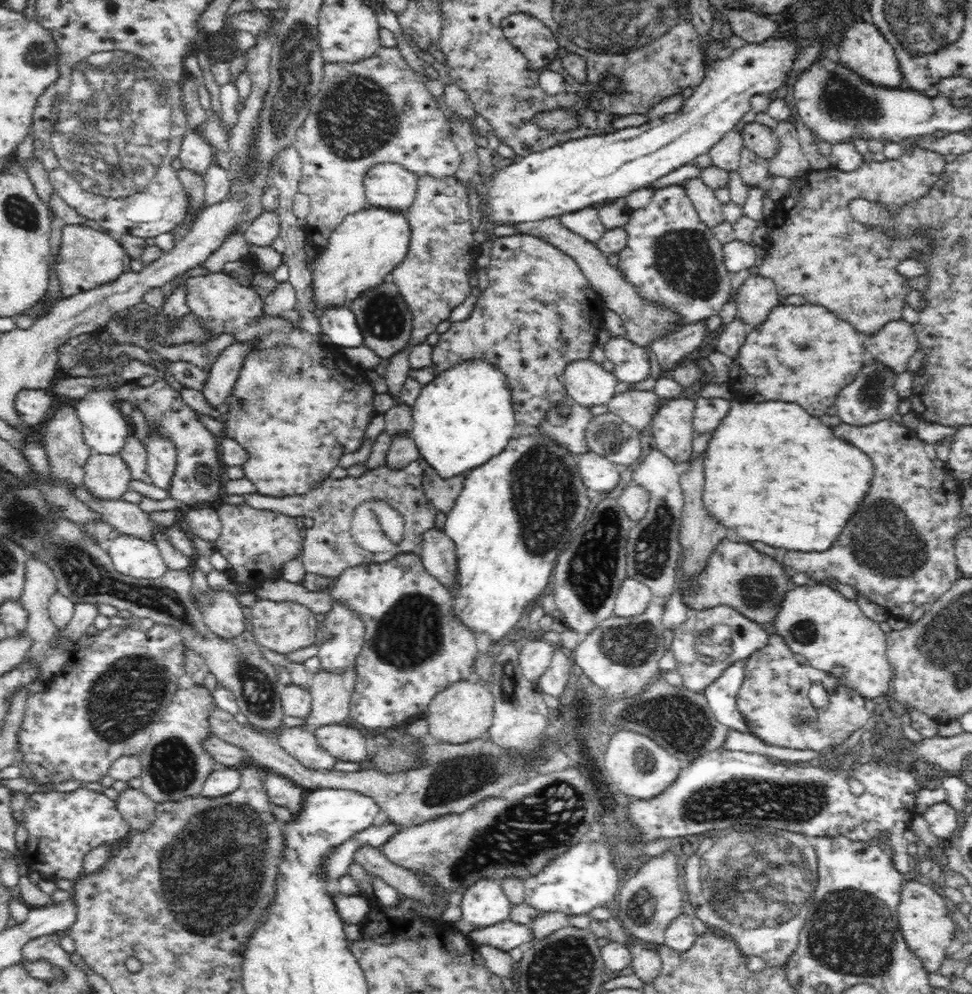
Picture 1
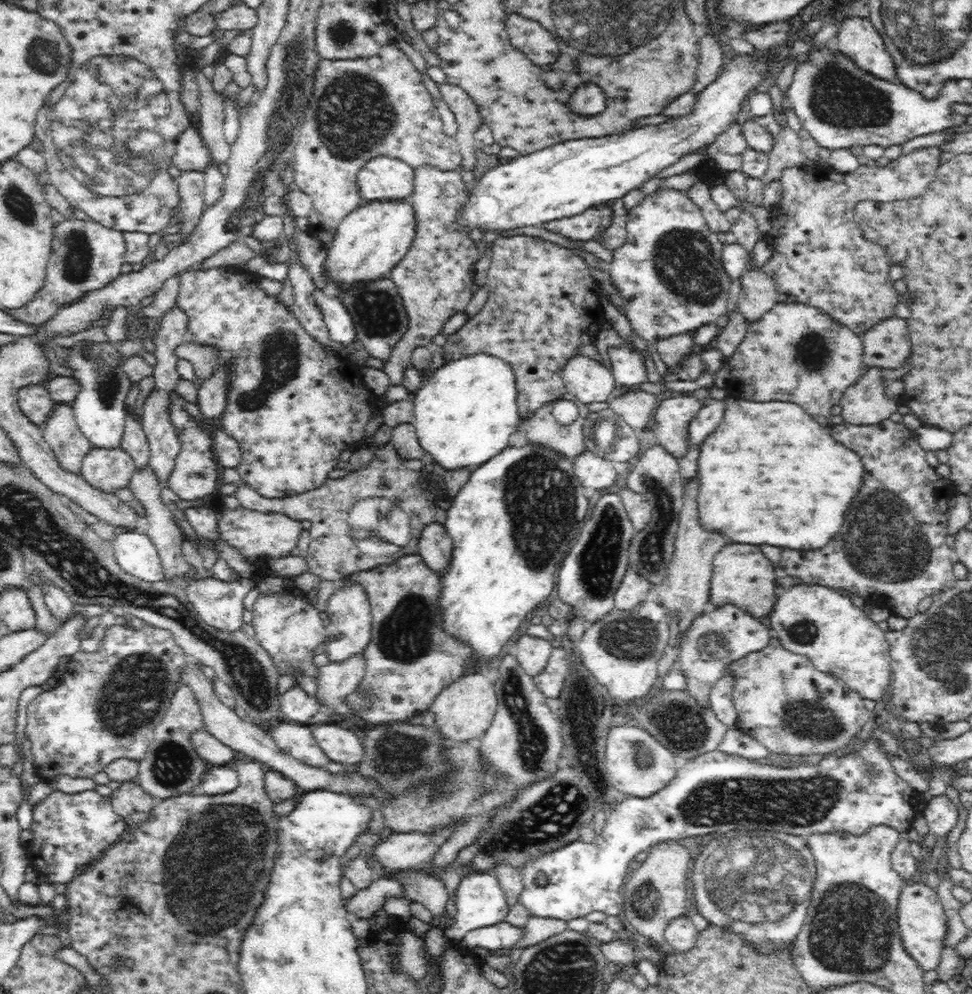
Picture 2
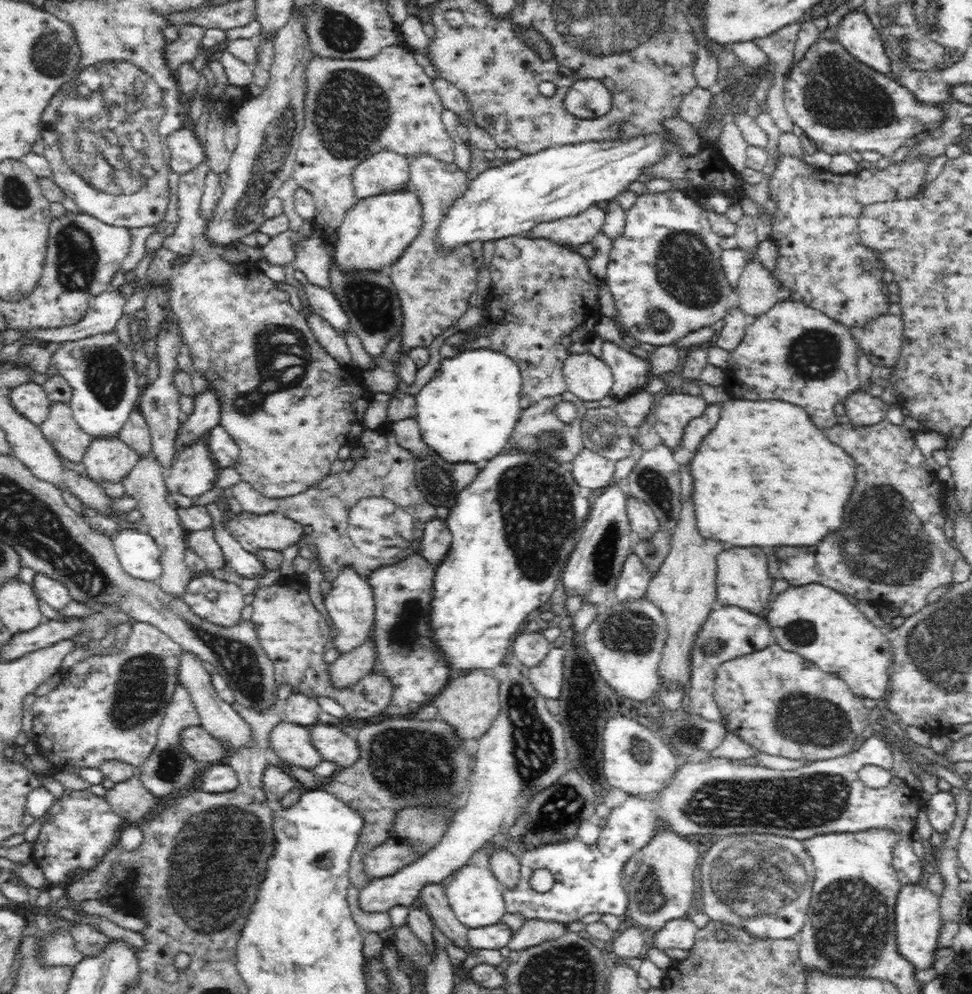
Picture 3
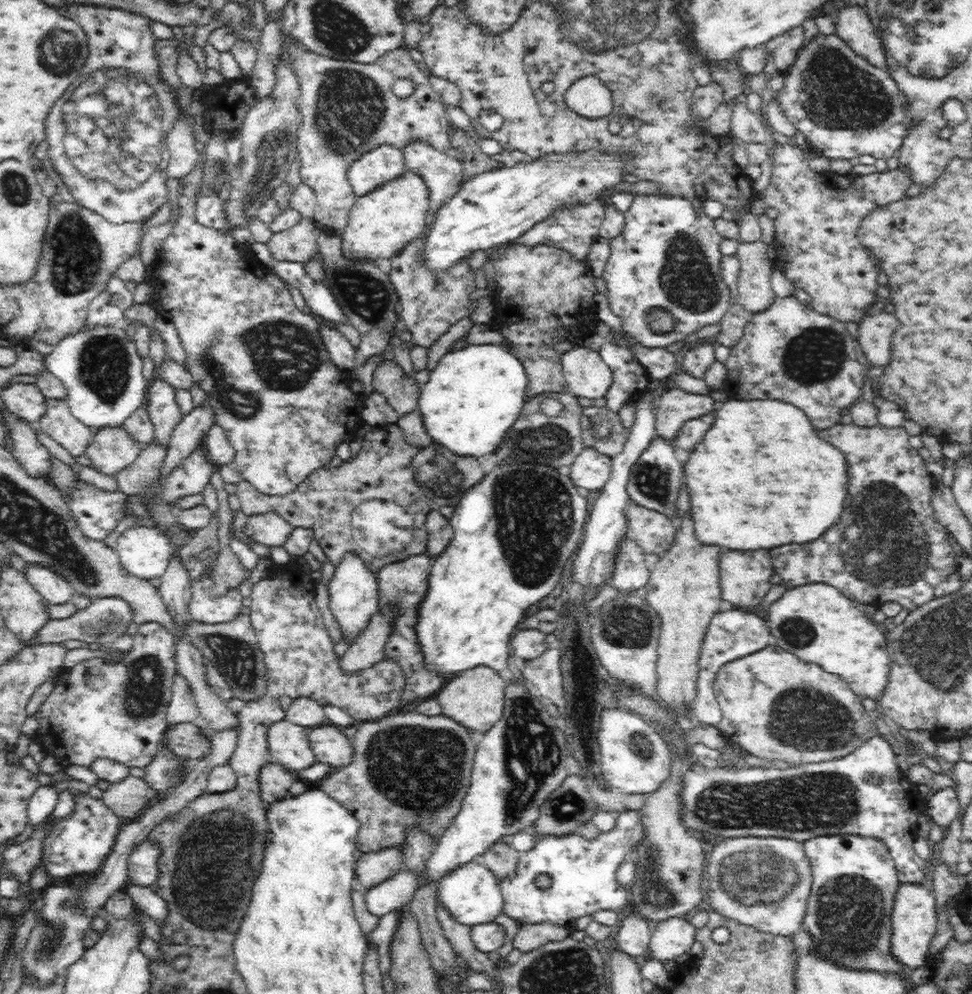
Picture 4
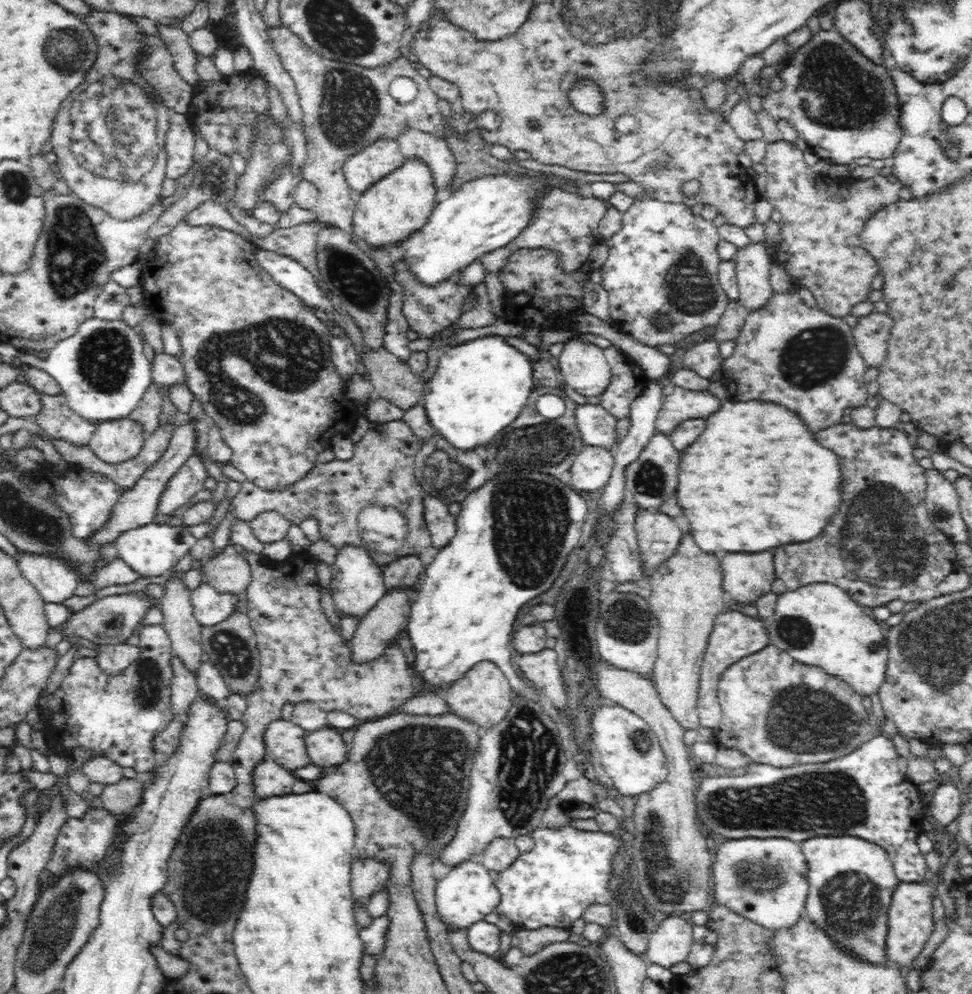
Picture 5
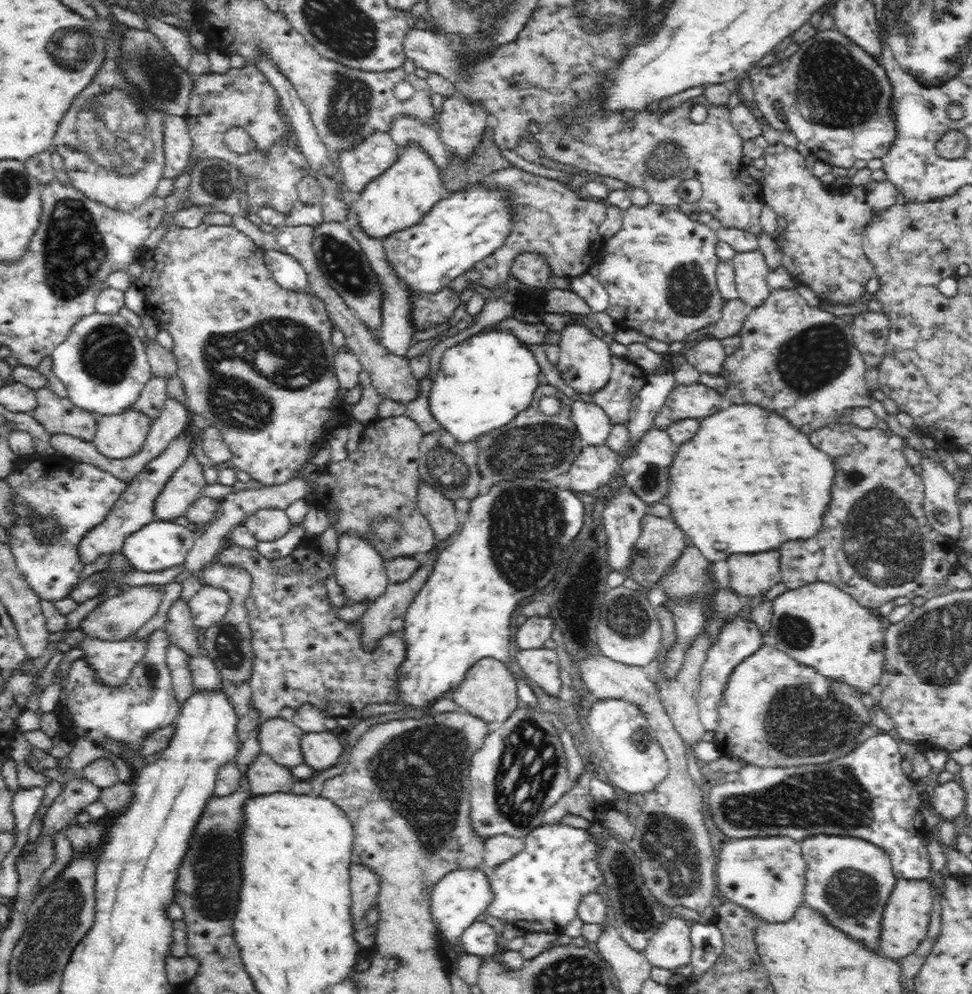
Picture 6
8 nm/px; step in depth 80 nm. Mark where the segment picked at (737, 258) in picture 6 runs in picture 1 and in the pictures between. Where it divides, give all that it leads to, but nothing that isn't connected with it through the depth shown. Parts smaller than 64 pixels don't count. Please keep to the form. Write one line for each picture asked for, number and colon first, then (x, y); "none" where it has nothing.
1: (757, 296)
2: (758, 294)
3: (757, 291)
4: (755, 294)
5: (752, 264)

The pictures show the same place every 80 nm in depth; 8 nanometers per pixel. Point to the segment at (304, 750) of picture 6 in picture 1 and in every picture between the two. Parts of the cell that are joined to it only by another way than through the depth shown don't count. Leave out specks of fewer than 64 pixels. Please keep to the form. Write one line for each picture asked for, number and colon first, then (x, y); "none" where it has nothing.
1: (346, 744)
2: (340, 745)
3: (335, 746)
4: (330, 746)
5: (325, 748)

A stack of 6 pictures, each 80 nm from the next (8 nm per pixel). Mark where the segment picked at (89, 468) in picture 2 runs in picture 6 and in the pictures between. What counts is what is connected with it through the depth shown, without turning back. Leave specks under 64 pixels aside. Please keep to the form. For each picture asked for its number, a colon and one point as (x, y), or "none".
3: (107, 459)
4: (112, 448)
5: (115, 440)
6: (119, 435)

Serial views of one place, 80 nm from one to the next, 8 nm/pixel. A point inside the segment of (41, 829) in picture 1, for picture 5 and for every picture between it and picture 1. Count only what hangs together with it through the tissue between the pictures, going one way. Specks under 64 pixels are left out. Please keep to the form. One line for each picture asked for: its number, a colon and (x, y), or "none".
2: (70, 832)
3: (81, 827)
4: (79, 843)
5: (85, 841)

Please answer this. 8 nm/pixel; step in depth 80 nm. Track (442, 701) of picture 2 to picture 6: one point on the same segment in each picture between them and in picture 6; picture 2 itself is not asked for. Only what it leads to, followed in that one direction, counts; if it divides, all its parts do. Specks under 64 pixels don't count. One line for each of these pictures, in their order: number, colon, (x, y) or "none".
3: (471, 702)
4: (476, 697)
5: (484, 695)
6: (489, 690)

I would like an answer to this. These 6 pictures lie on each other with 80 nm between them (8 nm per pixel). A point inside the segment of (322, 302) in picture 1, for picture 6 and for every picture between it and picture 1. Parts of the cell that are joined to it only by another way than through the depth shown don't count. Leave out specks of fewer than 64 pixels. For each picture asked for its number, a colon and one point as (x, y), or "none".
2: (371, 239)
3: (379, 228)
4: (382, 222)
5: (390, 209)
6: (398, 198)

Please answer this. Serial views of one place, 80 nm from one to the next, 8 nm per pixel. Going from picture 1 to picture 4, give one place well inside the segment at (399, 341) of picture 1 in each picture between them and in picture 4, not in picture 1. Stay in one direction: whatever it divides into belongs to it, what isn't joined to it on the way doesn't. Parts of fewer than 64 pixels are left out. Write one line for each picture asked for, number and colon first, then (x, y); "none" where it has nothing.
2: (377, 311)
3: (368, 297)
4: (365, 294)

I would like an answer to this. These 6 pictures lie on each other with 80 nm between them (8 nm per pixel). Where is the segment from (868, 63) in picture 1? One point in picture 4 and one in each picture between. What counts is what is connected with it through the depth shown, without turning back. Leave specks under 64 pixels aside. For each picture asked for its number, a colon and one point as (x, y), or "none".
2: (858, 38)
3: (854, 31)
4: (853, 25)

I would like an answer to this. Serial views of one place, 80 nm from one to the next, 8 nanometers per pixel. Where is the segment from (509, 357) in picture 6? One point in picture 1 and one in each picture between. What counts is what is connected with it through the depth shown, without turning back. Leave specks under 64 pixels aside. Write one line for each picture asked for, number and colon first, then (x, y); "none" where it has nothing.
1: (465, 416)
2: (465, 413)
3: (467, 411)
4: (473, 396)
5: (479, 387)

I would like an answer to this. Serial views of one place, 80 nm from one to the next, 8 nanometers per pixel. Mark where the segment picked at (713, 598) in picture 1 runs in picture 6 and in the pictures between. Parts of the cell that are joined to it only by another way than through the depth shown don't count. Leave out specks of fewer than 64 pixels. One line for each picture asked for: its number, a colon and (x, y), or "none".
2: (743, 577)
3: (743, 580)
4: (745, 577)
5: (747, 576)
6: (752, 575)

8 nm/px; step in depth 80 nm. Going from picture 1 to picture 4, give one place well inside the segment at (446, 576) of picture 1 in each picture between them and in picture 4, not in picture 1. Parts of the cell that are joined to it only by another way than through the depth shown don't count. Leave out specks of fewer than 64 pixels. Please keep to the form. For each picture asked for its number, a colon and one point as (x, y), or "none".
2: (435, 545)
3: (436, 540)
4: (439, 529)

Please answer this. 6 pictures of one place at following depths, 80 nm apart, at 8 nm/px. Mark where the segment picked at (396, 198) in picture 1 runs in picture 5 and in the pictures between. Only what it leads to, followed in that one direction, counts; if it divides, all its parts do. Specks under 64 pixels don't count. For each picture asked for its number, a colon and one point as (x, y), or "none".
2: (383, 177)
3: (385, 170)
4: (384, 162)
5: (364, 167)

